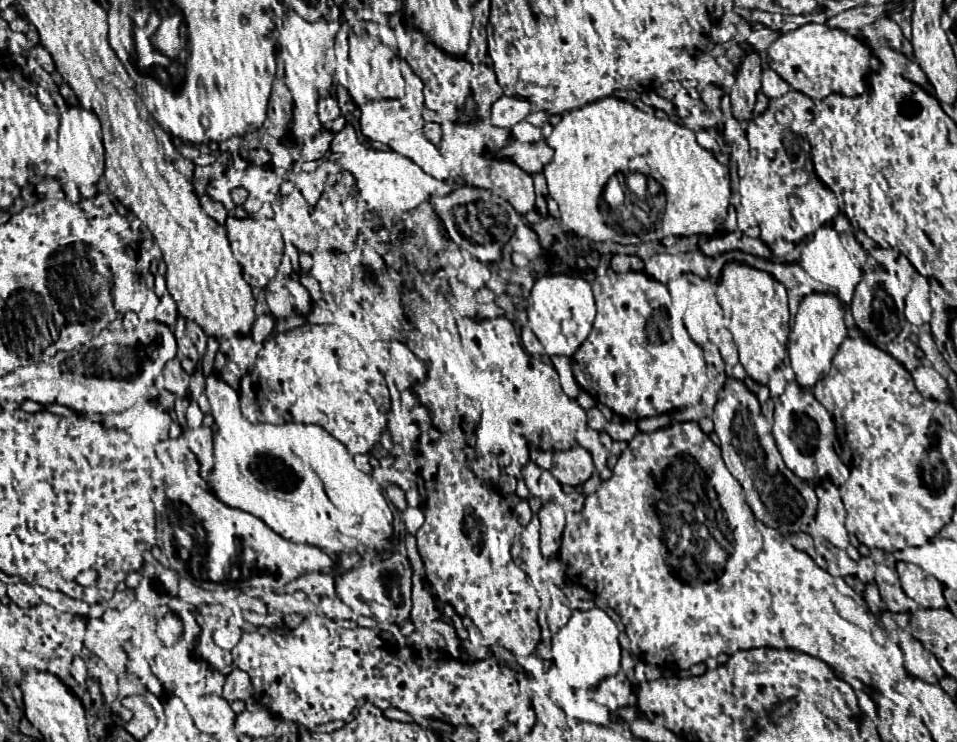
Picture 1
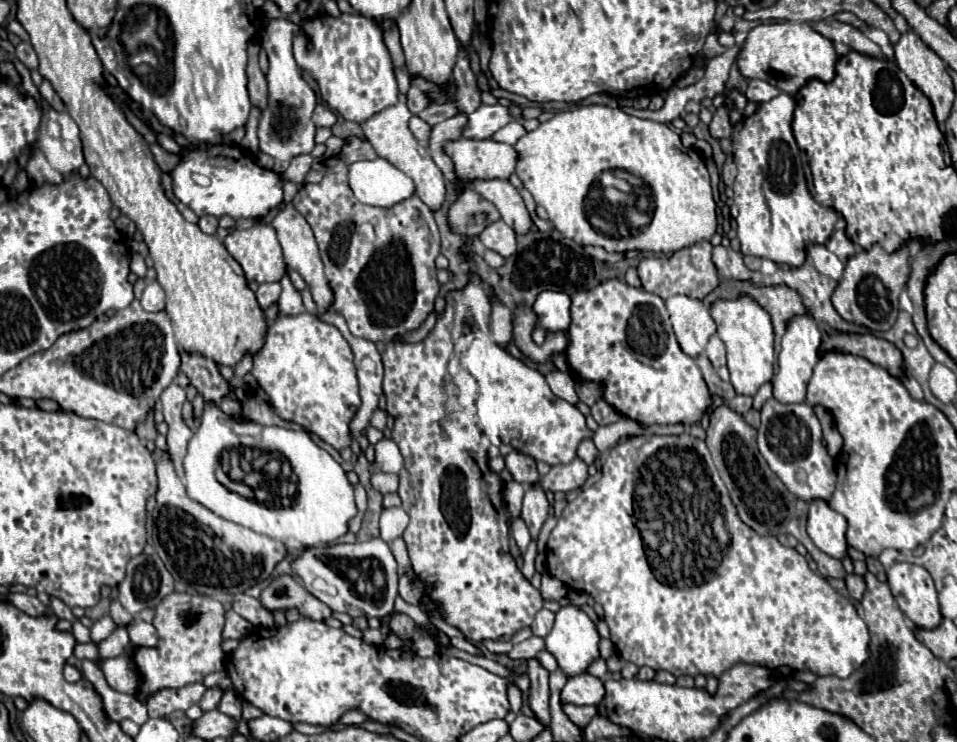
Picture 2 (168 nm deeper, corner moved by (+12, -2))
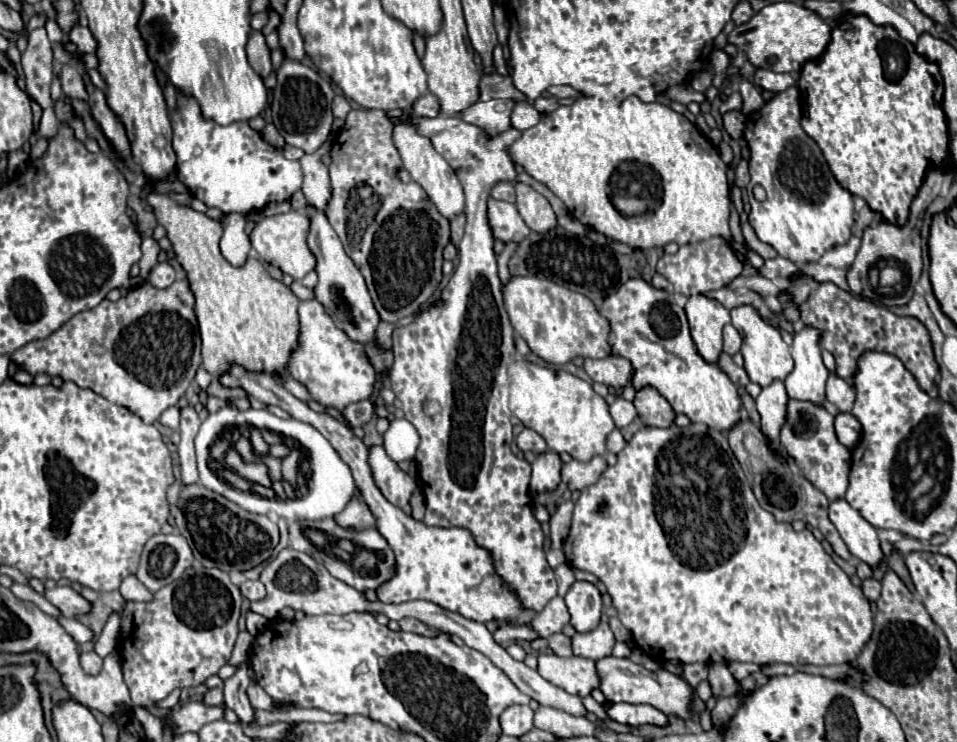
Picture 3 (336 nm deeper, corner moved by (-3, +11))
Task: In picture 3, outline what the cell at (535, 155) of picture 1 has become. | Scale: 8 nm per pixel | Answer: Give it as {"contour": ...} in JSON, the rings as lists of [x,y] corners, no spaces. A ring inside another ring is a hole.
{"contour":[[[437,116],[437,118],[415,118],[413,120],[419,128],[419,132],[423,136],[427,136],[435,150],[449,162],[449,166],[455,170],[459,182],[463,184],[463,190],[465,190],[465,216],[467,216],[467,226],[465,226],[465,236],[461,240],[461,246],[459,246],[459,266],[453,274],[453,278],[449,280],[447,288],[443,290],[441,298],[445,300],[445,304],[441,308],[433,306],[431,310],[427,312],[421,312],[417,316],[415,322],[407,324],[407,326],[401,326],[401,328],[395,328],[393,330],[393,356],[395,356],[395,362],[393,362],[393,368],[391,368],[391,374],[389,374],[389,382],[391,382],[391,388],[395,392],[395,396],[403,402],[403,412],[405,412],[405,418],[417,428],[419,436],[421,436],[421,444],[419,444],[419,450],[417,450],[417,468],[419,468],[419,488],[423,490],[423,496],[425,496],[425,506],[427,506],[427,512],[425,512],[425,518],[423,522],[427,526],[439,526],[439,528],[465,528],[473,534],[477,546],[485,548],[491,556],[491,562],[493,562],[493,568],[497,572],[499,578],[503,578],[503,582],[509,586],[509,590],[515,592],[521,608],[527,608],[527,610],[533,610],[533,612],[541,612],[545,608],[545,604],[557,596],[557,582],[555,582],[555,576],[553,576],[553,570],[549,568],[547,560],[545,560],[545,552],[543,552],[543,532],[541,532],[541,524],[535,520],[533,516],[533,508],[531,508],[531,498],[529,498],[529,480],[531,480],[531,464],[527,460],[521,460],[517,458],[513,452],[511,452],[511,440],[513,440],[513,432],[511,432],[511,422],[509,422],[509,410],[507,410],[507,396],[509,396],[509,378],[507,378],[507,366],[509,362],[513,360],[513,338],[515,338],[515,332],[513,332],[513,326],[509,322],[509,314],[505,310],[505,304],[503,304],[503,284],[497,276],[497,260],[495,260],[495,252],[493,252],[493,232],[491,232],[491,226],[489,226],[489,220],[487,220],[487,200],[489,200],[489,192],[493,188],[493,184],[497,182],[503,182],[503,180],[515,180],[517,178],[517,172],[515,172],[515,162],[511,158],[511,144],[521,136],[519,130],[515,128],[509,128],[501,134],[487,134],[483,128],[479,126],[473,126],[473,124],[467,124],[463,120],[459,120],[459,116]]]}

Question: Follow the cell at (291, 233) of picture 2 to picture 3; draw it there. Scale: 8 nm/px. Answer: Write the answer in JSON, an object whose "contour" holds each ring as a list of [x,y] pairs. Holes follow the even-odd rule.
{"contour":[[[307,206],[309,214],[309,234],[307,234],[307,244],[317,258],[317,274],[319,282],[315,286],[315,298],[327,308],[327,314],[335,320],[335,326],[347,332],[351,340],[357,340],[361,344],[367,344],[375,336],[375,328],[379,324],[379,314],[375,312],[375,306],[371,304],[371,296],[367,292],[365,280],[361,272],[355,268],[351,258],[343,252],[339,236],[335,236],[335,230],[331,228],[325,212],[317,210],[315,206]]]}

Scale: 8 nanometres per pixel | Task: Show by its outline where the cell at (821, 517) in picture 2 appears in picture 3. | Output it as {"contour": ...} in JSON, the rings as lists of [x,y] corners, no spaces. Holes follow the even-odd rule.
{"contour":[[[839,498],[829,504],[829,520],[855,558],[867,562],[871,568],[879,564],[883,552],[879,548],[877,530],[847,500]]]}

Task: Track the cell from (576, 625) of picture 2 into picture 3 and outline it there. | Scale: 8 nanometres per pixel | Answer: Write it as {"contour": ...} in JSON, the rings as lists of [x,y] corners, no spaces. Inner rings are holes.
{"contour":[[[575,582],[571,590],[565,594],[565,602],[571,614],[571,626],[579,634],[587,634],[595,630],[601,622],[601,594],[595,584],[589,582]]]}

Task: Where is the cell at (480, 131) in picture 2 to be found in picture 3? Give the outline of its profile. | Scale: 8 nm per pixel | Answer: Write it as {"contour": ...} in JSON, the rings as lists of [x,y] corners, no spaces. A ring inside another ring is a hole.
{"contour":[[[489,100],[489,102],[475,102],[473,106],[465,108],[459,116],[483,128],[487,134],[505,132],[511,126],[511,112],[515,102],[513,100]]]}

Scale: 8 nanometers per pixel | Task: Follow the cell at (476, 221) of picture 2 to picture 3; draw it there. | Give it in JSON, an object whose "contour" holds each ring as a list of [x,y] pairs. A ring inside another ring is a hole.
{"contour":[[[499,182],[491,190],[491,198],[495,200],[505,200],[505,202],[515,202],[515,190],[511,182]]]}

